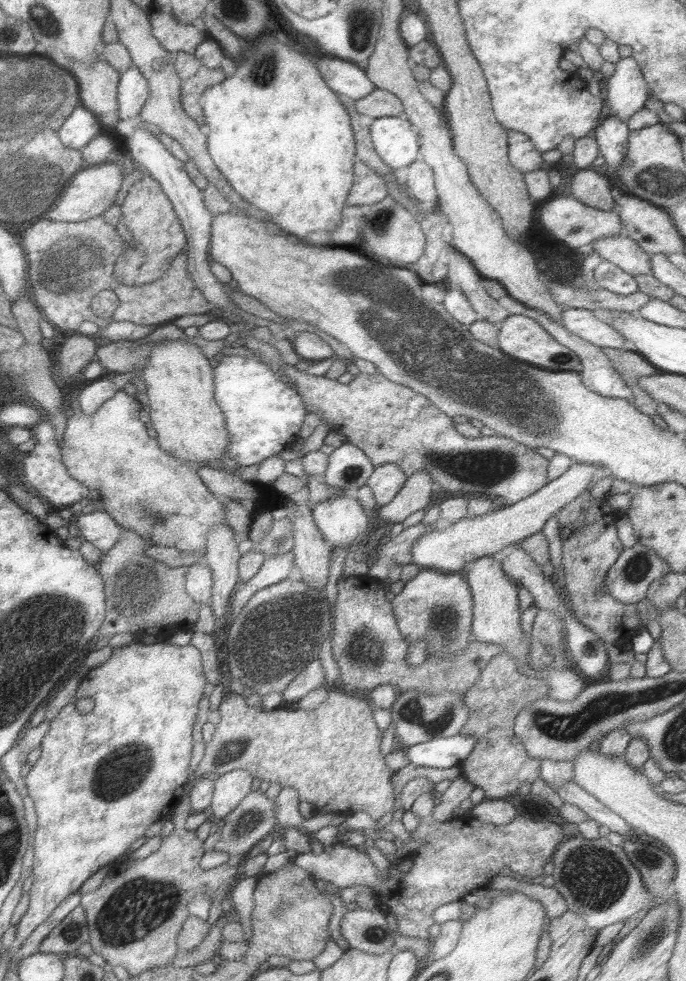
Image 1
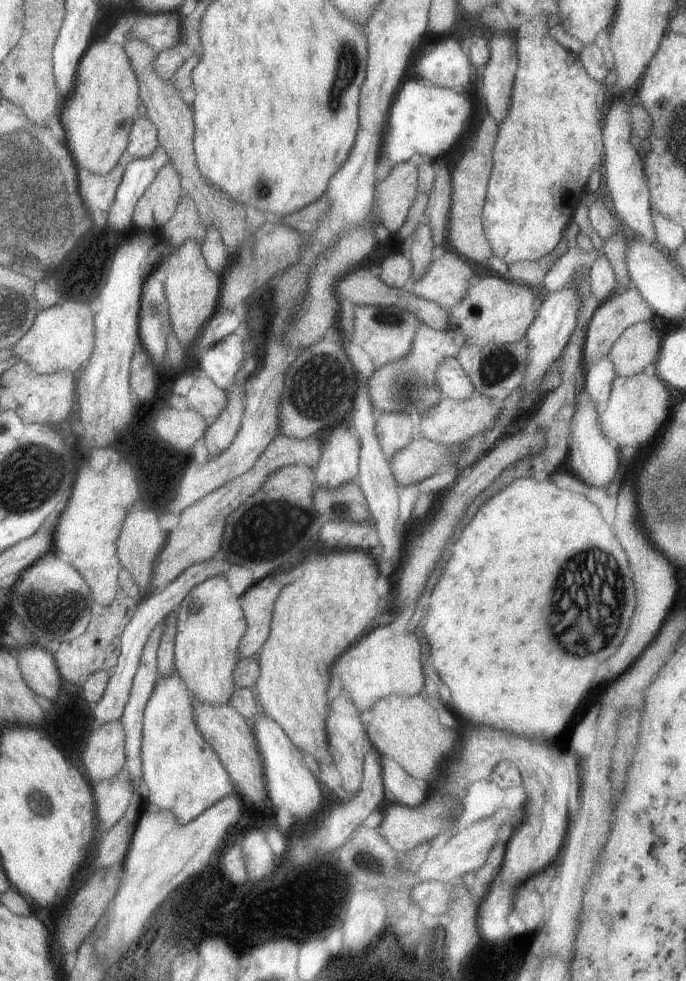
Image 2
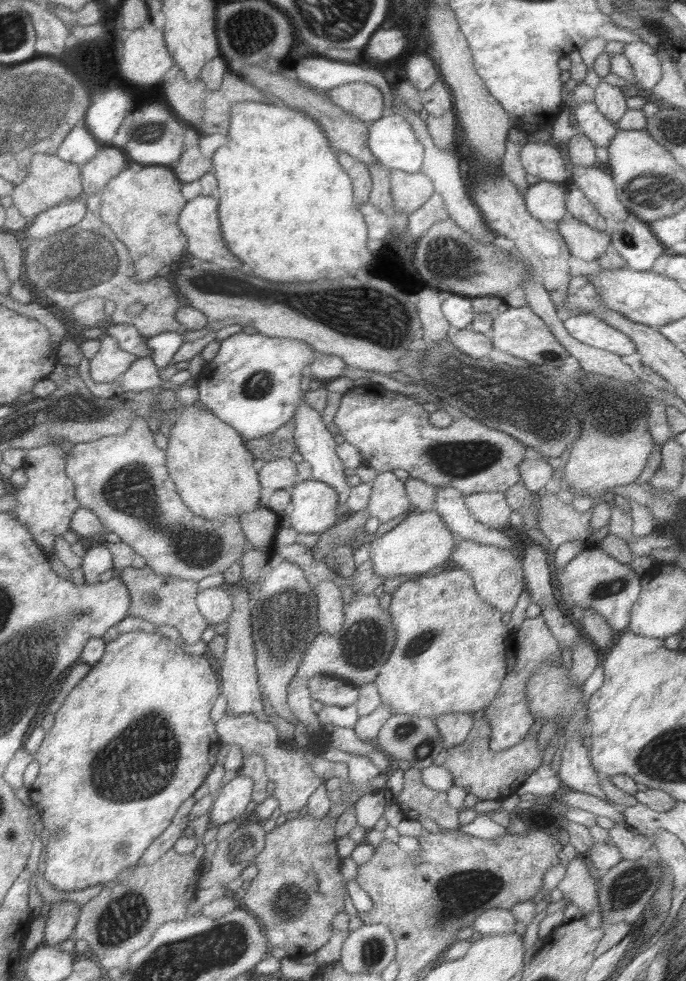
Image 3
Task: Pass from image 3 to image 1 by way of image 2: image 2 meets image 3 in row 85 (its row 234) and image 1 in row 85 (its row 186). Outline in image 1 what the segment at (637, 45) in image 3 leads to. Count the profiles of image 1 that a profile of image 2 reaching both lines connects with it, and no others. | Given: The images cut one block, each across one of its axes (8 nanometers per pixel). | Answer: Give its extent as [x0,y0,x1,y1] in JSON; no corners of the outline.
[605,56,651,122]

